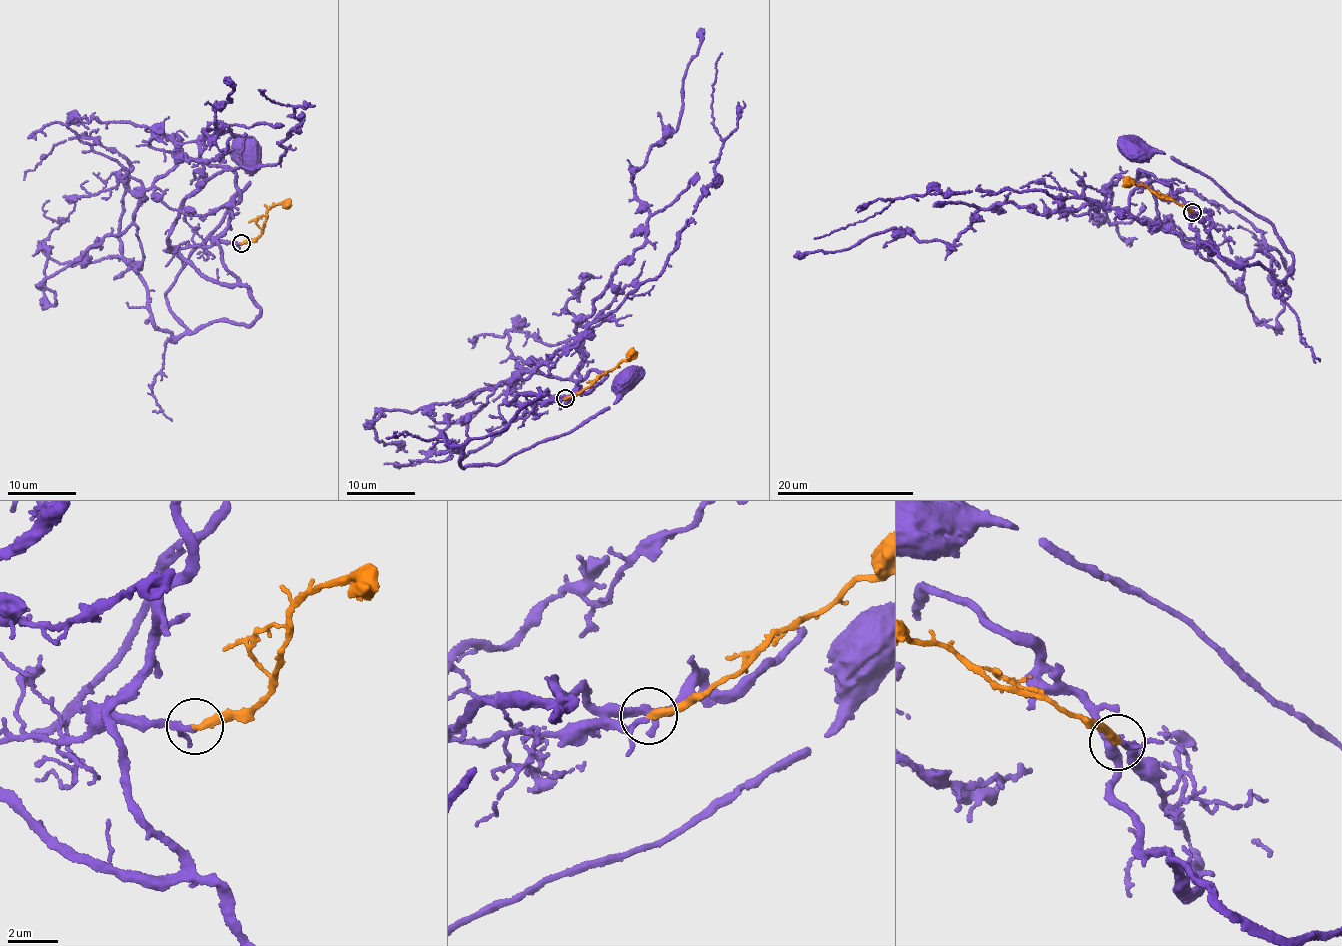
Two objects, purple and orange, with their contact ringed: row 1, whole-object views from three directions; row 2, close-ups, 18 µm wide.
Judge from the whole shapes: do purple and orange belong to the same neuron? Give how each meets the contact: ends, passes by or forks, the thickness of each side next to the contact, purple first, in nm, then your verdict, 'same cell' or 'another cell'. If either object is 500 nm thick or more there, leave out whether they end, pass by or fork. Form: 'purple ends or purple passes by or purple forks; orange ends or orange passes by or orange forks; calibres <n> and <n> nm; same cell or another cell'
purple passes by; orange ends; calibres 150 and 300 nm; same cell

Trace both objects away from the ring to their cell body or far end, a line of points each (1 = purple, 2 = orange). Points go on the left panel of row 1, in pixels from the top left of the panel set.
1: (241, 243), (231, 244), (219, 239), (227, 229), (231, 209), (236, 204), (239, 194), (232, 167), (242, 153)
2: (241, 243), (259, 237), (268, 210), (284, 203), (289, 205)

